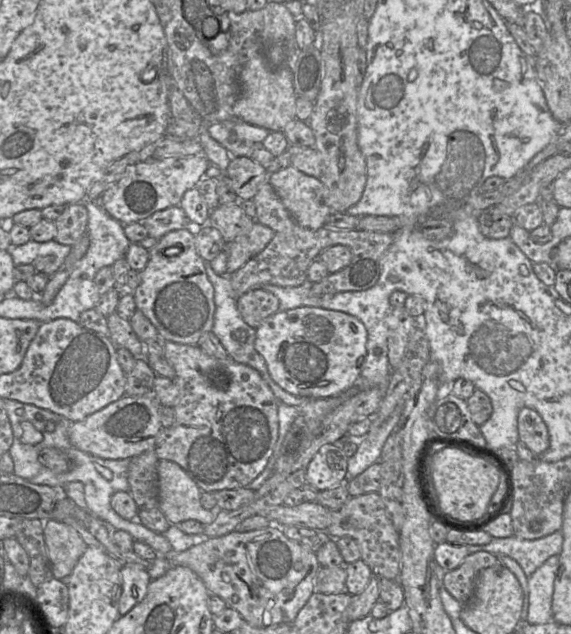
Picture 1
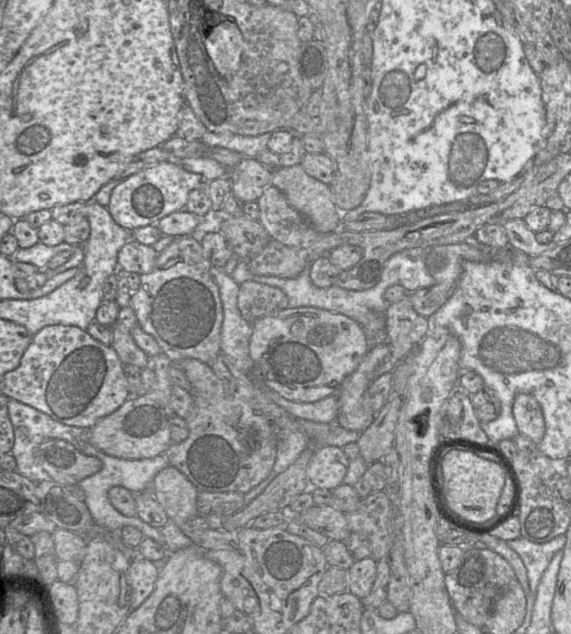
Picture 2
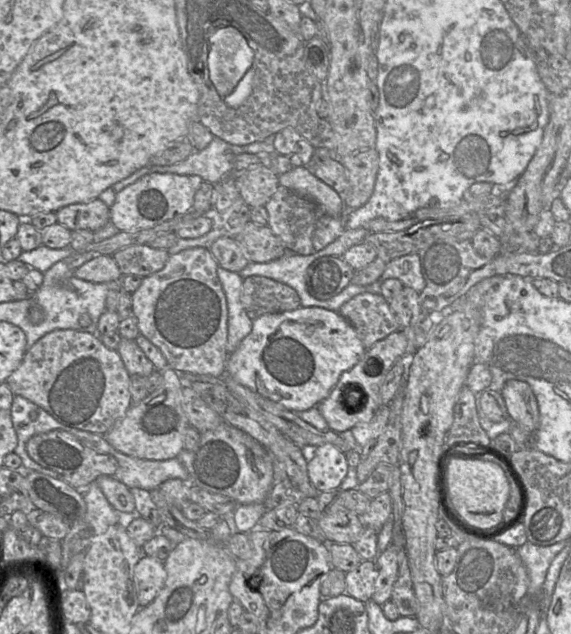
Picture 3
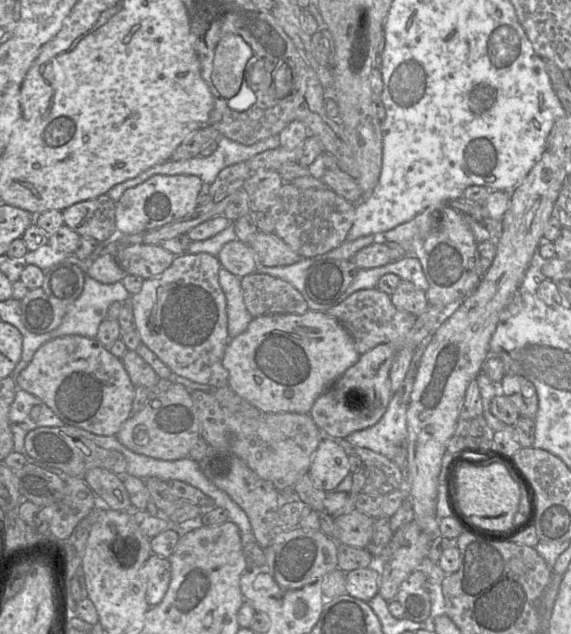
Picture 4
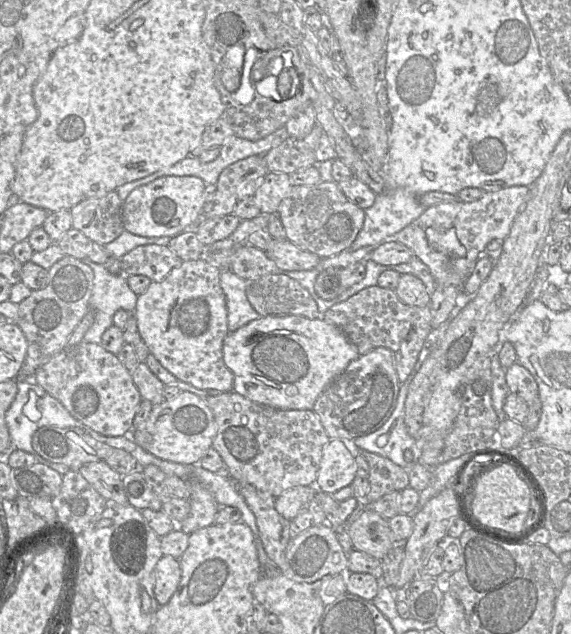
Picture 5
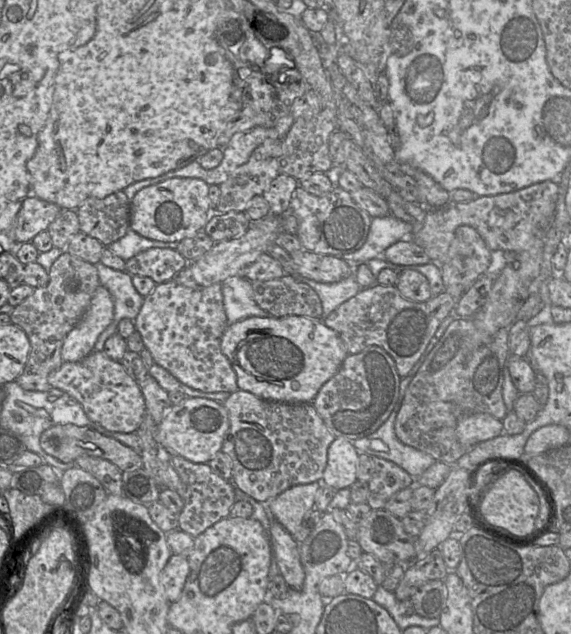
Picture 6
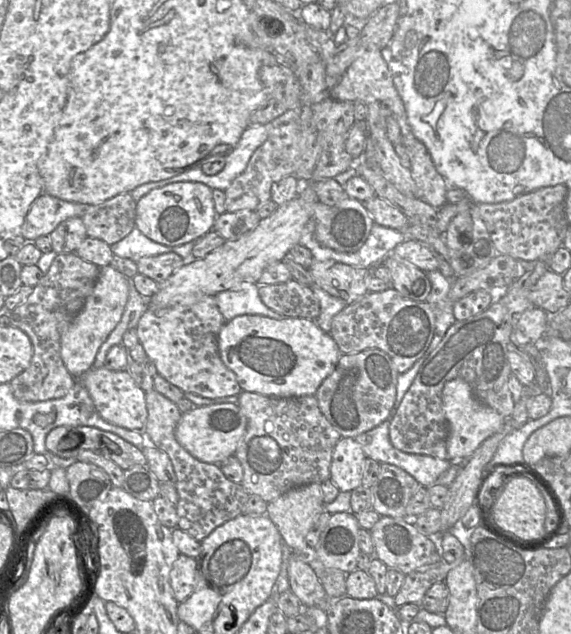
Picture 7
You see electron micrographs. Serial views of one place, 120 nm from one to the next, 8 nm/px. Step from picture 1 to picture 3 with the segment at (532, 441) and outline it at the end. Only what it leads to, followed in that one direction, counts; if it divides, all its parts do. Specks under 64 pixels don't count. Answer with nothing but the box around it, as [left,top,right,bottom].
[501,380,539,432]

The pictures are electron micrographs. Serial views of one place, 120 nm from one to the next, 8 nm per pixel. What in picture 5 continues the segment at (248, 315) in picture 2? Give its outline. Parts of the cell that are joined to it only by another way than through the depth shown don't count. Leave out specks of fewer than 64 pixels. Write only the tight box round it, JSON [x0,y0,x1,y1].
[245,274,321,317]

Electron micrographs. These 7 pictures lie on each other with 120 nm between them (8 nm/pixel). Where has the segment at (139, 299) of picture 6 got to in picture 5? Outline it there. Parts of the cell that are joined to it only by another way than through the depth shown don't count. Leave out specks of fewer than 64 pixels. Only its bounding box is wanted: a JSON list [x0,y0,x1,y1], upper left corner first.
[83,259,138,344]

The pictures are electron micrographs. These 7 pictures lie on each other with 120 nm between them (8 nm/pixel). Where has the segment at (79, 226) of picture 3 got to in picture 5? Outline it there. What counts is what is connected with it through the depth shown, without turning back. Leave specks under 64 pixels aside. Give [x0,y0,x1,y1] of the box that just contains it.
[70,191,125,246]

